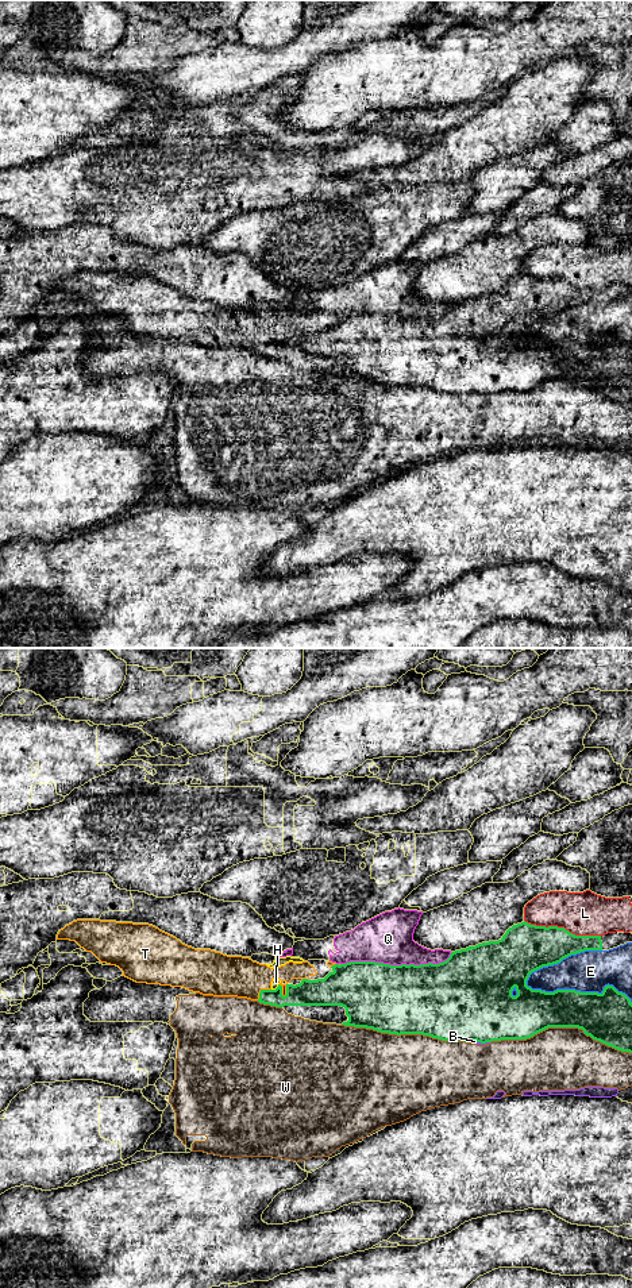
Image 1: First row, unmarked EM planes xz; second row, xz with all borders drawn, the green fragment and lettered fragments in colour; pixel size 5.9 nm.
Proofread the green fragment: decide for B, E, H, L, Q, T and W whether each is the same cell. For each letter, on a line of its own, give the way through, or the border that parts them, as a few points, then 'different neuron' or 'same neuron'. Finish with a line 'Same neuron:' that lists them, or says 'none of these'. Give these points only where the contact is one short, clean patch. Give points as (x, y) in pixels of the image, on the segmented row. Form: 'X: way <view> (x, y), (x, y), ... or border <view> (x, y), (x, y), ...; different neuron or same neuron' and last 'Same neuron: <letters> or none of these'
B: different neuron
E: different neuron
H: different neuron
L: different neuron
Q: different neuron
T: different neuron
W: different neuron
Same neuron: none of these

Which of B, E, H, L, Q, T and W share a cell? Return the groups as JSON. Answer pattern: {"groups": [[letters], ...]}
{"groups": [["B"], ["E"], ["H", "T"], ["L"], ["Q"], ["W"]]}

